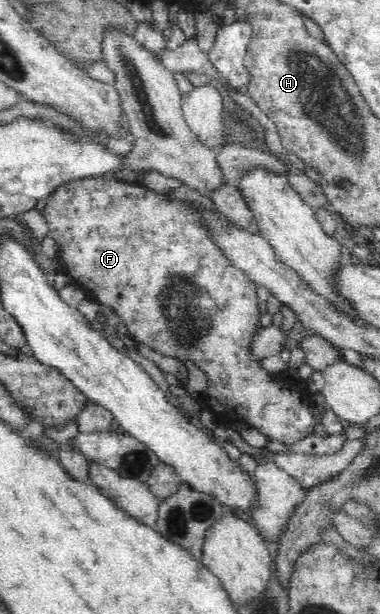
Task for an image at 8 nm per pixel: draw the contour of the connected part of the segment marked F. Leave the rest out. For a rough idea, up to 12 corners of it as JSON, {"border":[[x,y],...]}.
{"border":[[109,176],[42,210],[63,272],[194,360],[204,409],[290,445],[314,395],[250,350],[257,284],[167,192]]}

